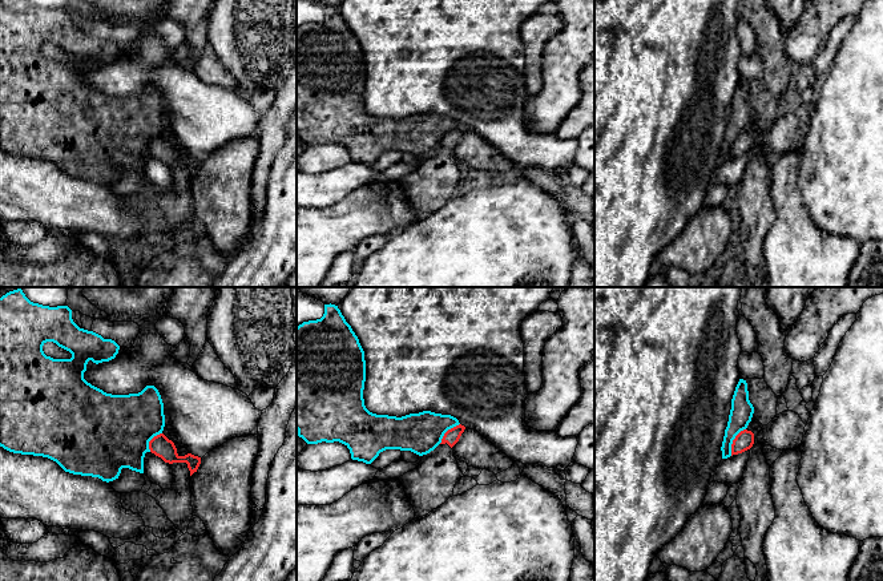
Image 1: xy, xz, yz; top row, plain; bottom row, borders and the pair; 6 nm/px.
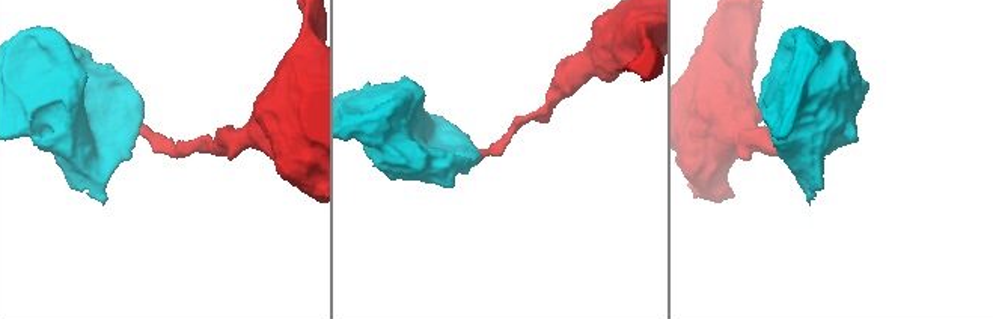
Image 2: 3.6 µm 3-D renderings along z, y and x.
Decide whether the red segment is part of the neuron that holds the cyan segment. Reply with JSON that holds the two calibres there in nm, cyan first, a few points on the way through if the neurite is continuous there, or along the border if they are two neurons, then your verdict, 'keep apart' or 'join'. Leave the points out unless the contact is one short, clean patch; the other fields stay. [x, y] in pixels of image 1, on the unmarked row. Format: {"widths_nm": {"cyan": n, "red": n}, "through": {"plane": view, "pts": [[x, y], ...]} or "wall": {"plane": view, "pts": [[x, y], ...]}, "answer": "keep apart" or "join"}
{"widths_nm": {"cyan": 140, "red": 110}, "wall": {"plane": "yz", "pts": [[745, 130], [733, 142], [730, 157]]}, "answer": "keep apart"}

